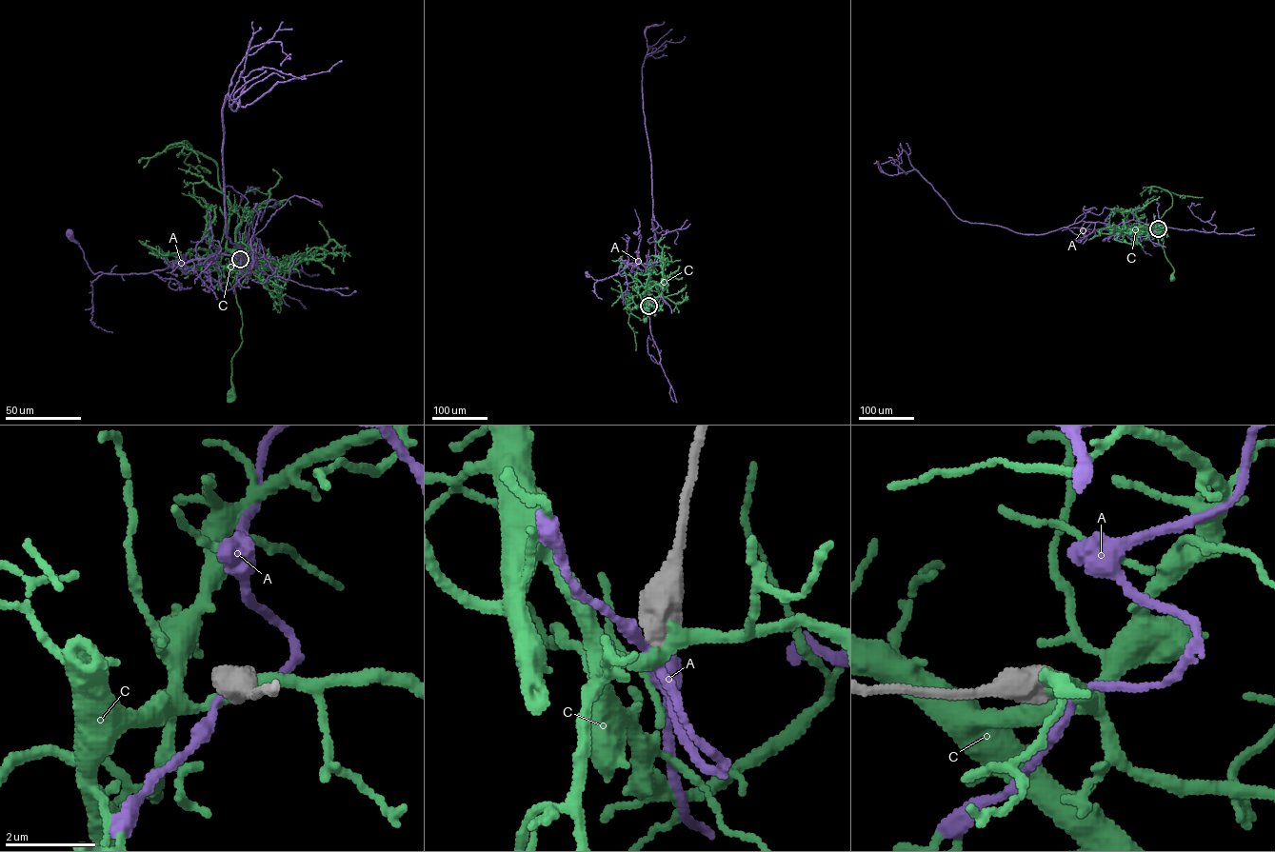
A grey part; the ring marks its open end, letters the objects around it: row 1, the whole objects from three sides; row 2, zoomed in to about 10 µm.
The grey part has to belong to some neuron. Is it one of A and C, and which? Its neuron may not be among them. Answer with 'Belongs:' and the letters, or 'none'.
Belongs: A

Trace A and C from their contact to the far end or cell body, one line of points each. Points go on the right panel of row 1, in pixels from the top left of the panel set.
A: (1157, 228), (1160, 226), (1133, 220), (1116, 227), (1127, 234), (1132, 234), (1125, 220)
C: (1157, 228), (1163, 237), (1165, 255), (1174, 270), (1173, 278)

